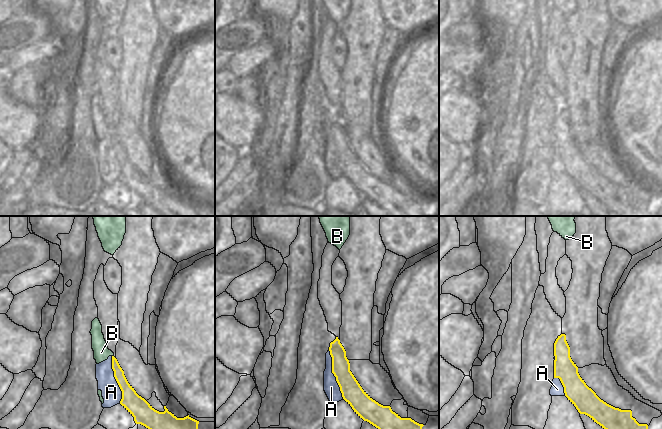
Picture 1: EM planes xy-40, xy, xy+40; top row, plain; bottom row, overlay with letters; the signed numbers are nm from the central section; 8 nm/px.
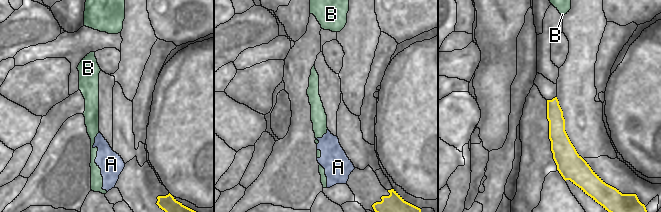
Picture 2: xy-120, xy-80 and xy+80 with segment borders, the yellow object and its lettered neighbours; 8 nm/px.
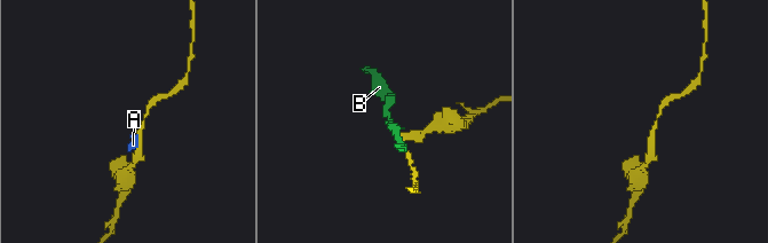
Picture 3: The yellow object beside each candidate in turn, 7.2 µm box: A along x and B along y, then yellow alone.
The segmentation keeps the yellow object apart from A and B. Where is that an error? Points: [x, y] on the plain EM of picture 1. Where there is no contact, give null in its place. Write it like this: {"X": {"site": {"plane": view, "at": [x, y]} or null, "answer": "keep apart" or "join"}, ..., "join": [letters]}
{"A": {"site": {"plane": "xy", "at": [333, 149]}, "answer": "keep apart"}, "B": {"site": null, "answer": "keep apart"}, "join": []}

